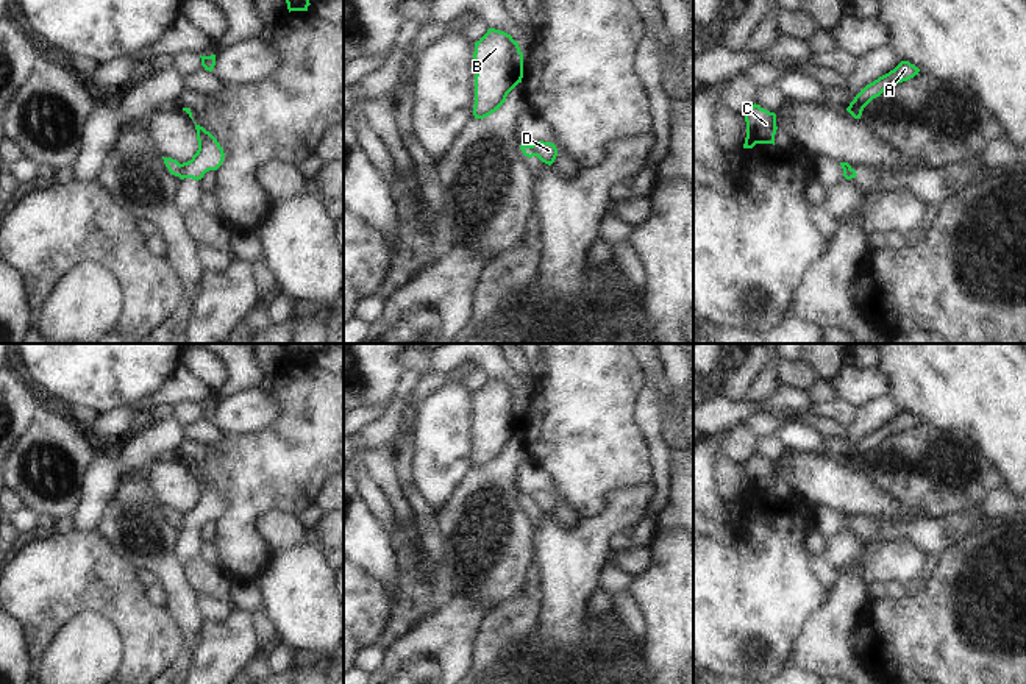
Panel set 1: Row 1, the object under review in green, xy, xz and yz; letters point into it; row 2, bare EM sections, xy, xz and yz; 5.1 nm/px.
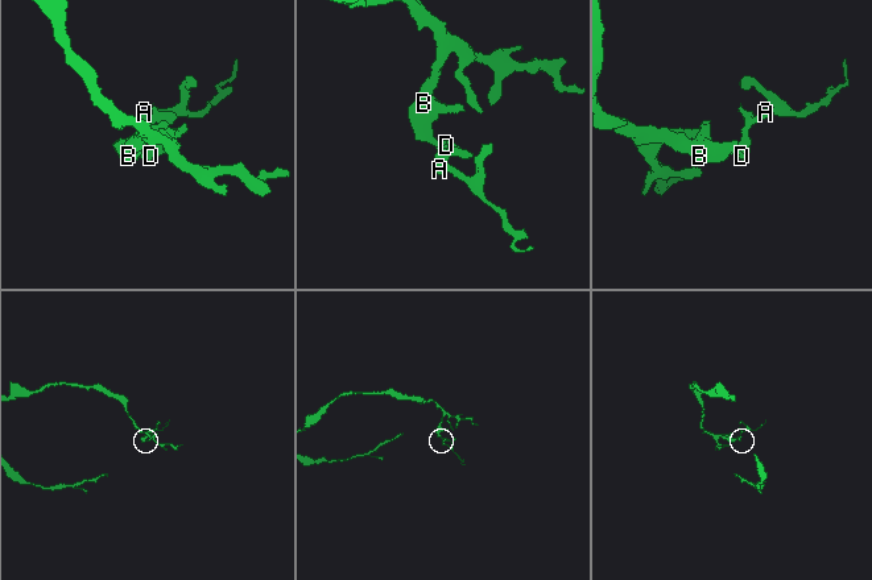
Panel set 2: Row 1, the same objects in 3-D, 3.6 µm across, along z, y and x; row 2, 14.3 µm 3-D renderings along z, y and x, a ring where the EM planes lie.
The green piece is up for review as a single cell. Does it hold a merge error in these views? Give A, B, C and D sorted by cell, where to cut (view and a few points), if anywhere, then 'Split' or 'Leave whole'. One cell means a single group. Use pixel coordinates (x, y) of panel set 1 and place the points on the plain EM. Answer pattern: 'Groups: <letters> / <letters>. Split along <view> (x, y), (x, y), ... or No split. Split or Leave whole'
Groups: A D / B C. Split along xy (183, 514), (180, 527). Split

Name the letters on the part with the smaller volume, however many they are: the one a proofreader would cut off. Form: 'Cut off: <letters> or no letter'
Cut off: A, D

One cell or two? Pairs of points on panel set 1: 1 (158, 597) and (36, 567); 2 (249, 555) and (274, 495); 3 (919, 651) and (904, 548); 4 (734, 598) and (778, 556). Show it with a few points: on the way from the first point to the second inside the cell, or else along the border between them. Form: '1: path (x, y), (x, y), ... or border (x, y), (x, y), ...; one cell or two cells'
1: border (146, 587), (147, 595), (156, 605), (166, 606); two cells
2: path (249, 539), (249, 519), (258, 509); one cell
3: border (894, 587), (900, 591); two cells
4: path (745, 589), (767, 567); one cell

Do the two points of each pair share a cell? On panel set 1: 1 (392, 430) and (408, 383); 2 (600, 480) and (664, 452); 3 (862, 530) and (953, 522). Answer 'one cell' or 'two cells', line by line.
1: one cell
2: two cells
3: one cell

